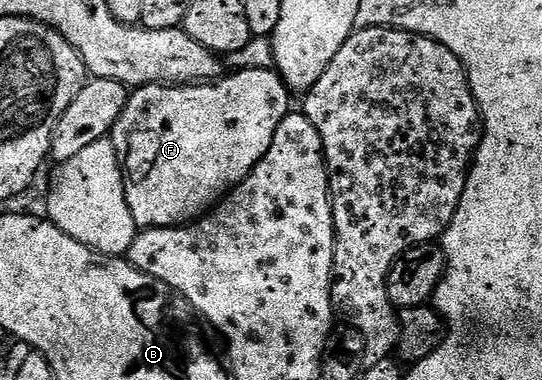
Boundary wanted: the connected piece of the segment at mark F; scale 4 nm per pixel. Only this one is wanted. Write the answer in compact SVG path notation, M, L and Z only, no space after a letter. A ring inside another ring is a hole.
M241 70L231 71L223 75L222 79L204 84L145 84L142 88L135 88L130 92L130 101L124 108L124 114L116 122L112 133L114 149L119 157L124 158L124 175L126 178L126 201L128 210L132 210L132 218L139 229L148 228L177 228L185 226L207 215L234 187L247 180L252 169L268 154L272 142L276 138L276 130L280 122L292 111L290 105L292 93L282 81L282 77L274 70Z

